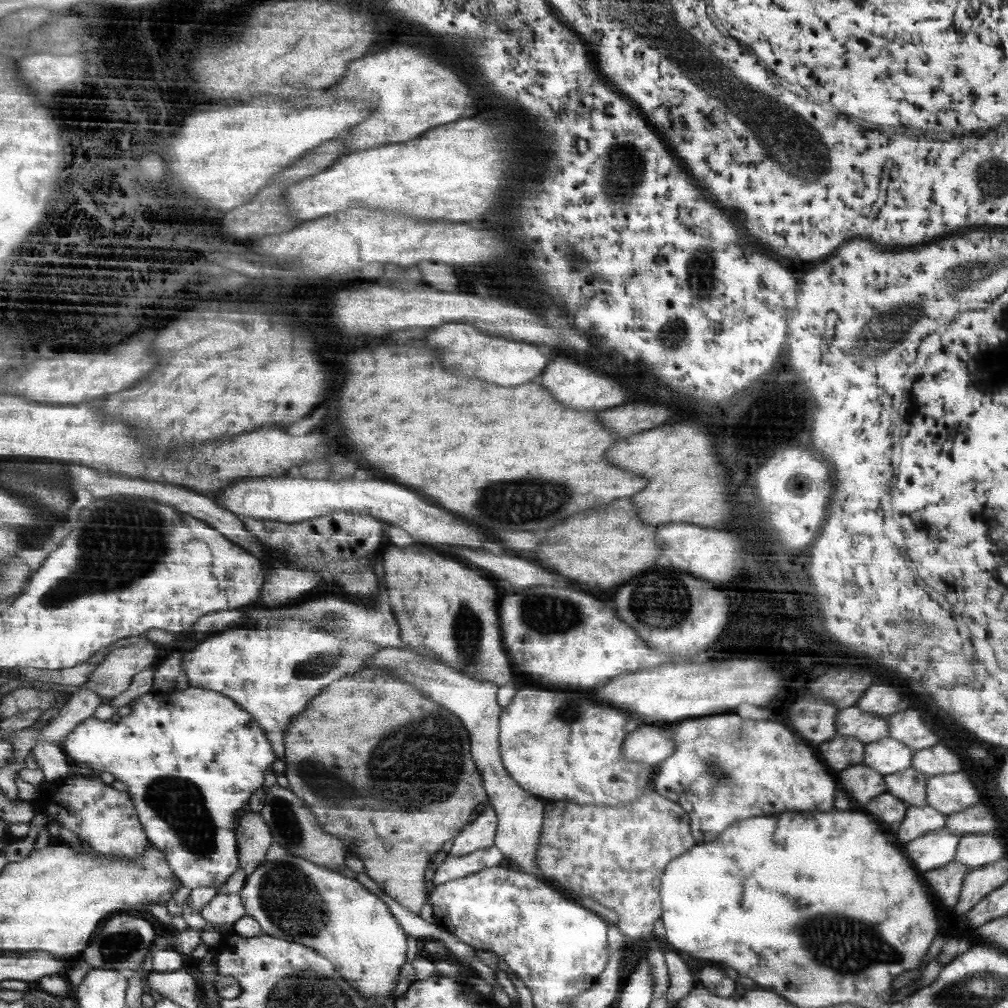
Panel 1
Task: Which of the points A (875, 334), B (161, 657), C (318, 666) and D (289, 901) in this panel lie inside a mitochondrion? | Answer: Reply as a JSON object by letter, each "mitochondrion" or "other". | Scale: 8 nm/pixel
{"A":"mitochondrion","B":"other","C":"mitochondrion","D":"mitochondrion"}

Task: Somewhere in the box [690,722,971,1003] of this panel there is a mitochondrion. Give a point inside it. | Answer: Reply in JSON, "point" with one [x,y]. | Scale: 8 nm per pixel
{"point":[827,938]}

